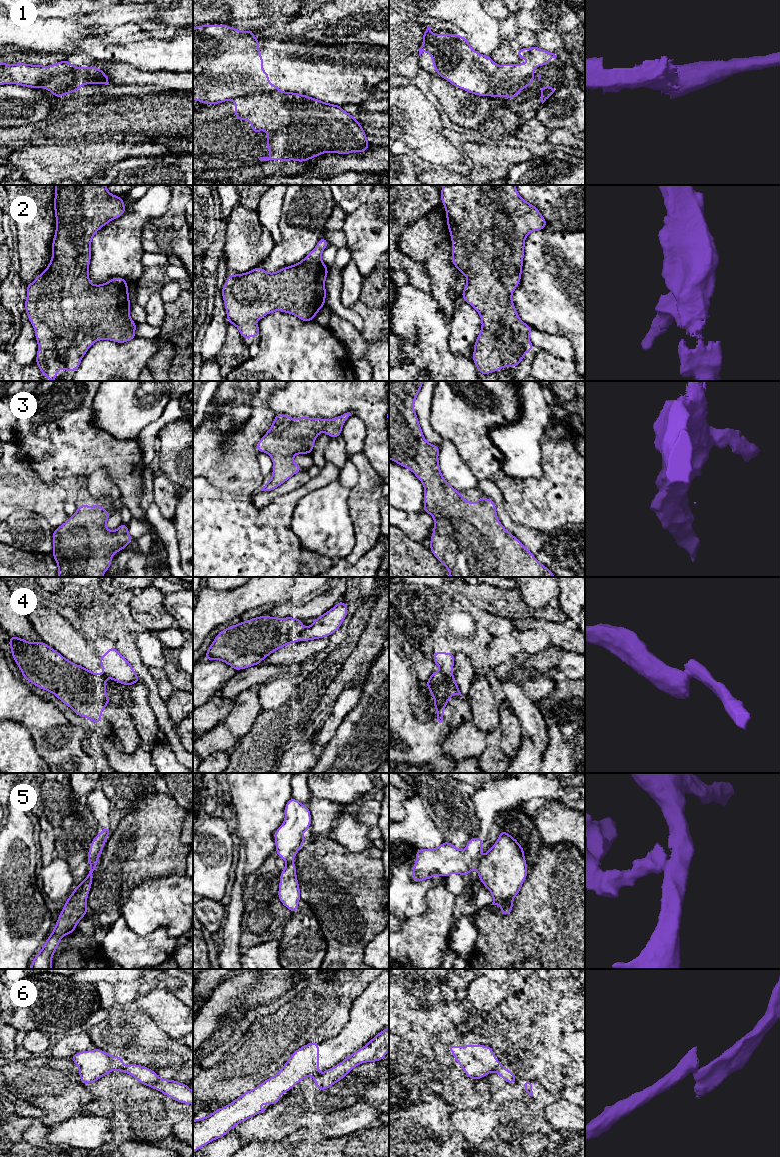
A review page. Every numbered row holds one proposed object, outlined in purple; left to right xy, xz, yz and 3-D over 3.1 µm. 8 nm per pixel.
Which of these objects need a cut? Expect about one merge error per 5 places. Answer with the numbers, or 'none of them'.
1, 4, 6

